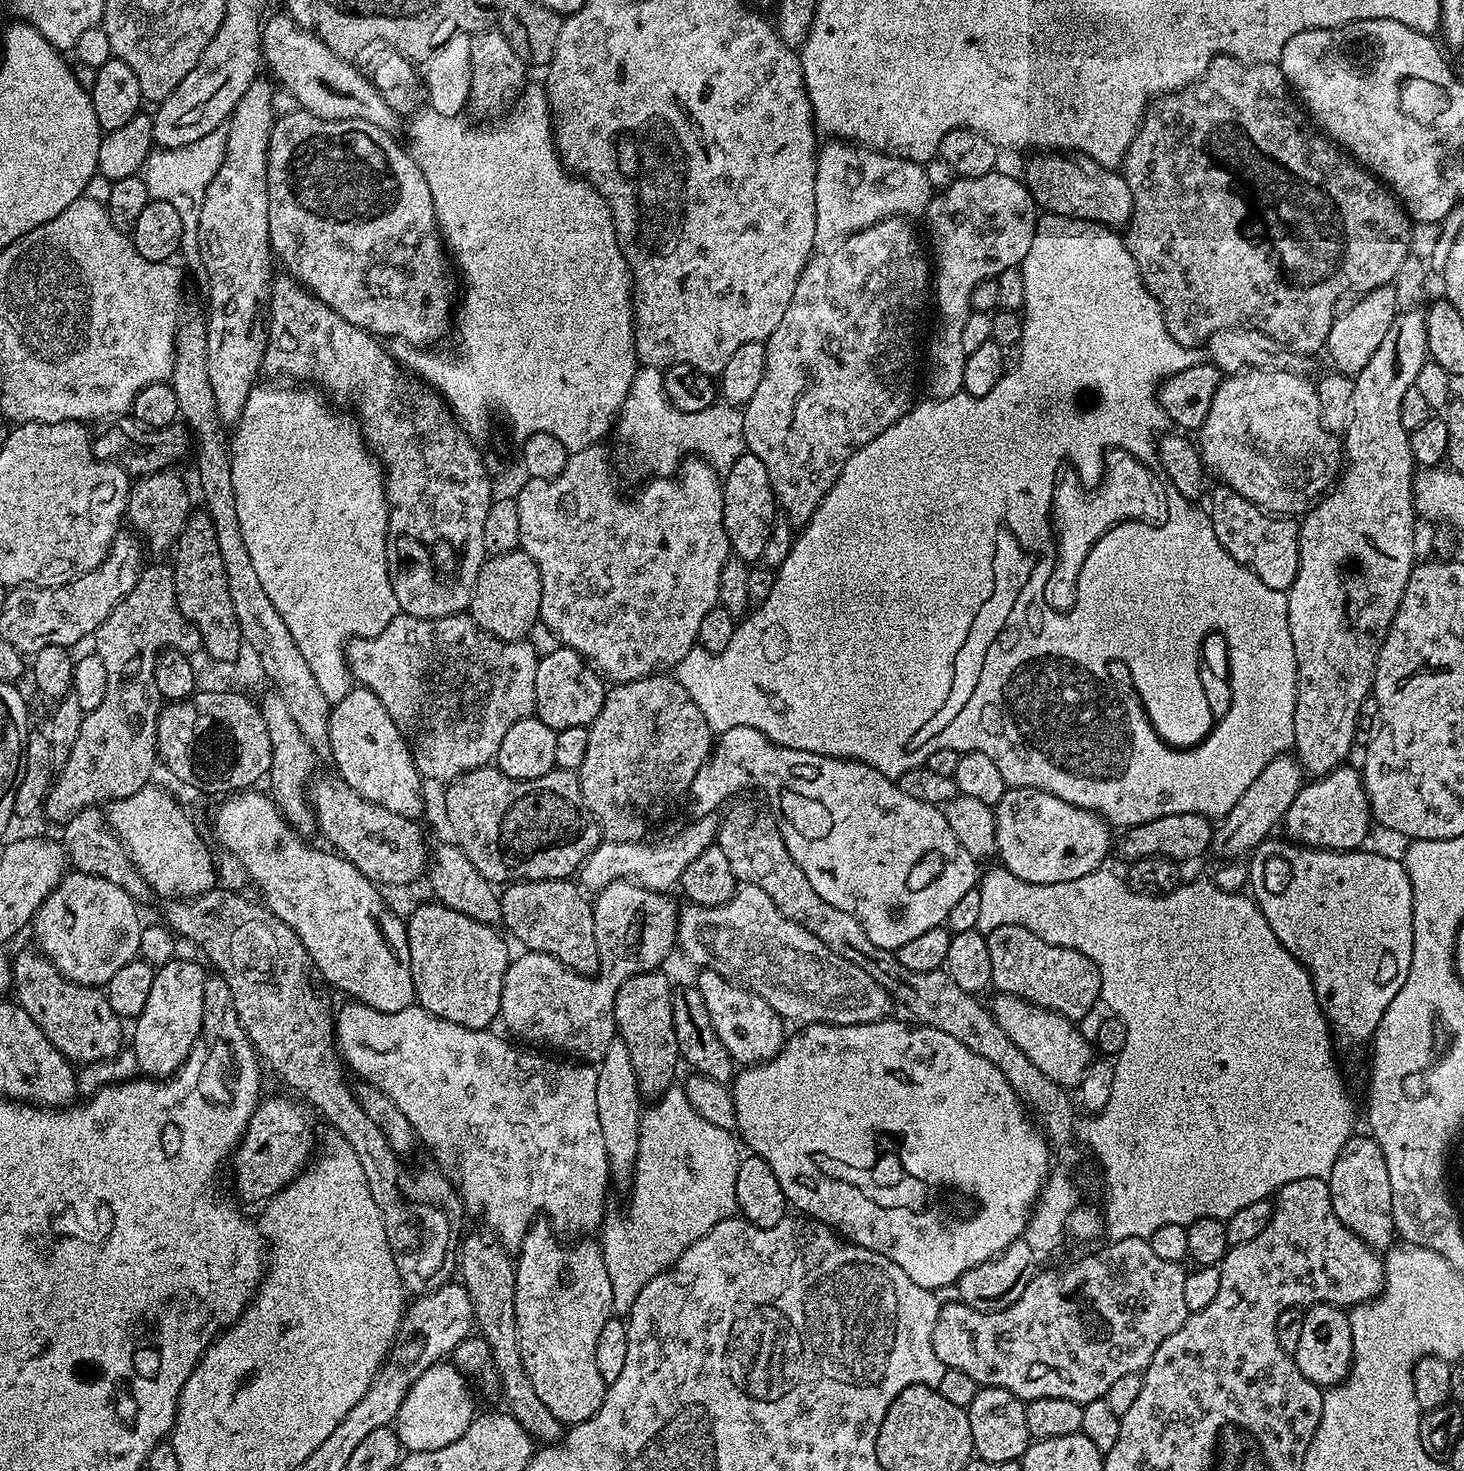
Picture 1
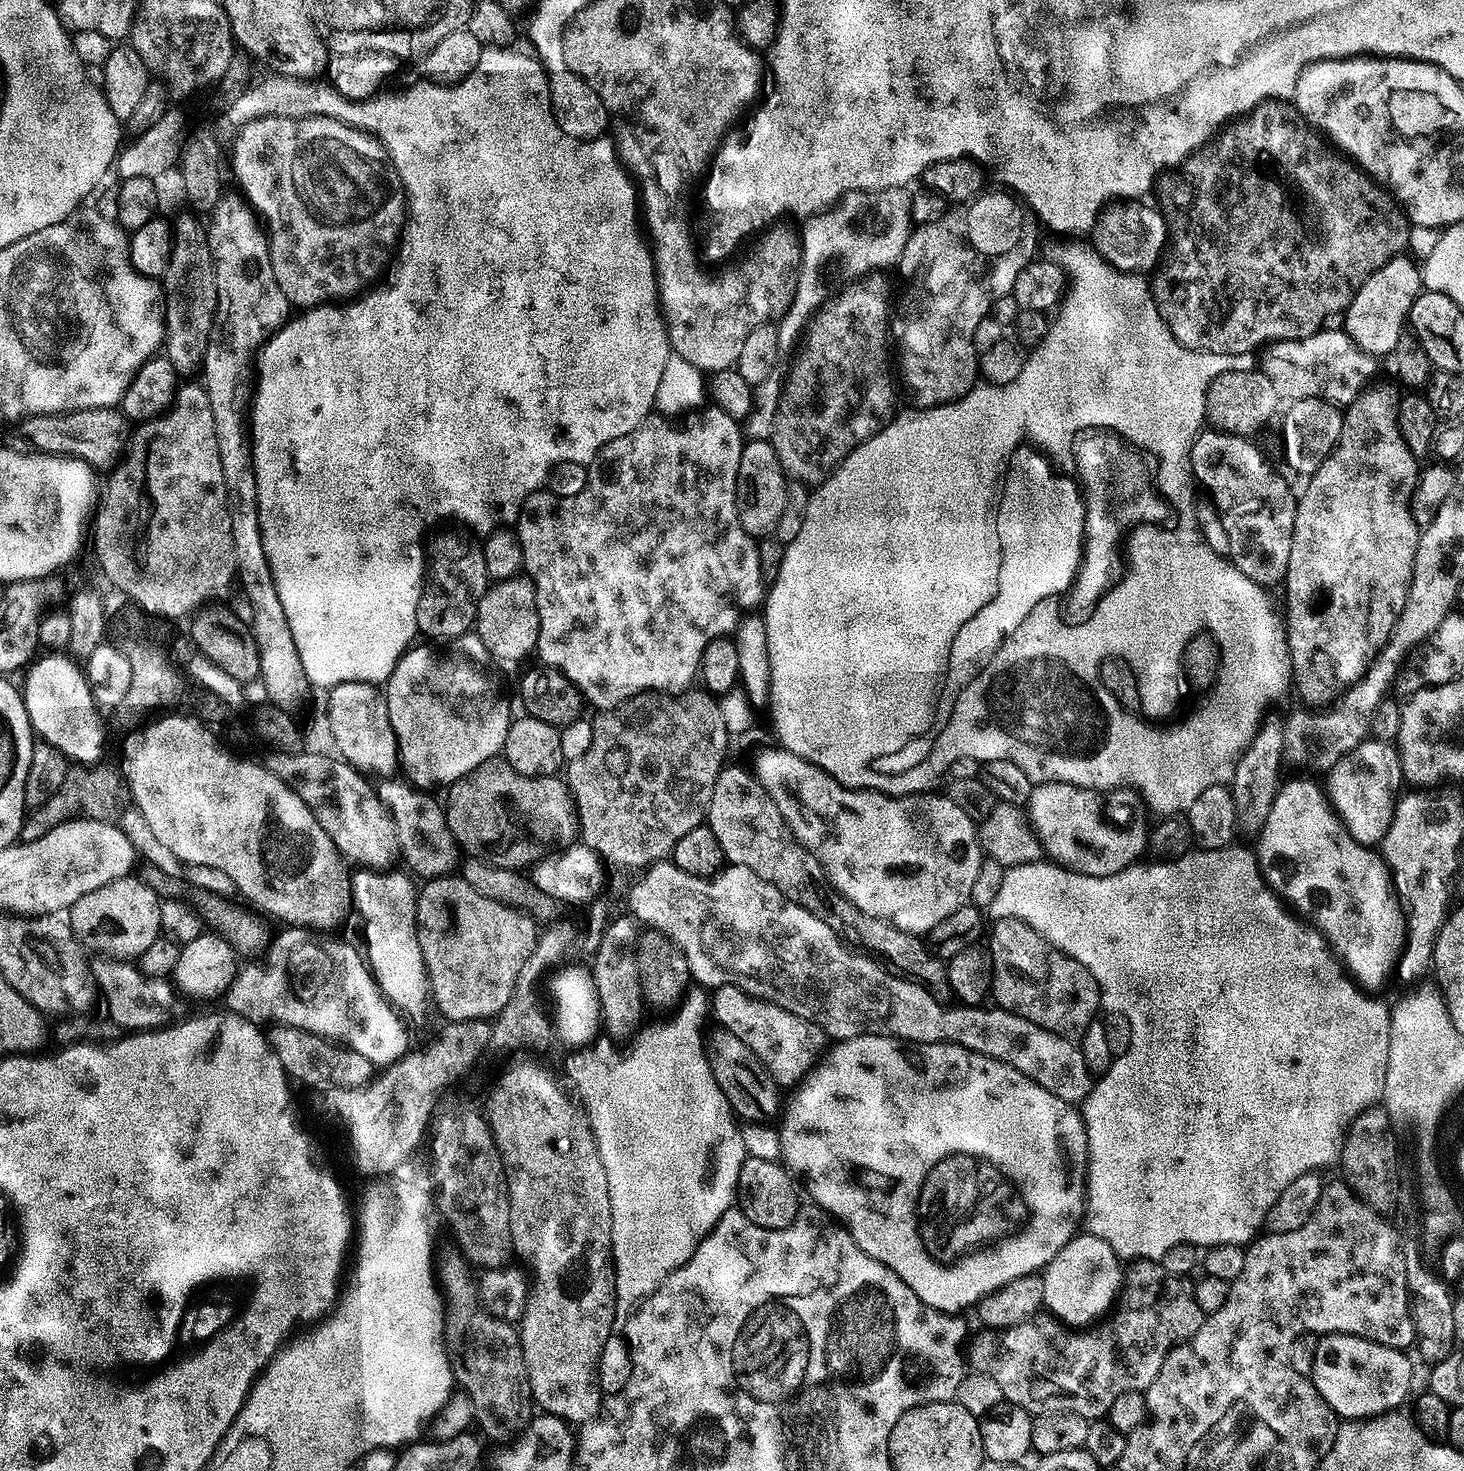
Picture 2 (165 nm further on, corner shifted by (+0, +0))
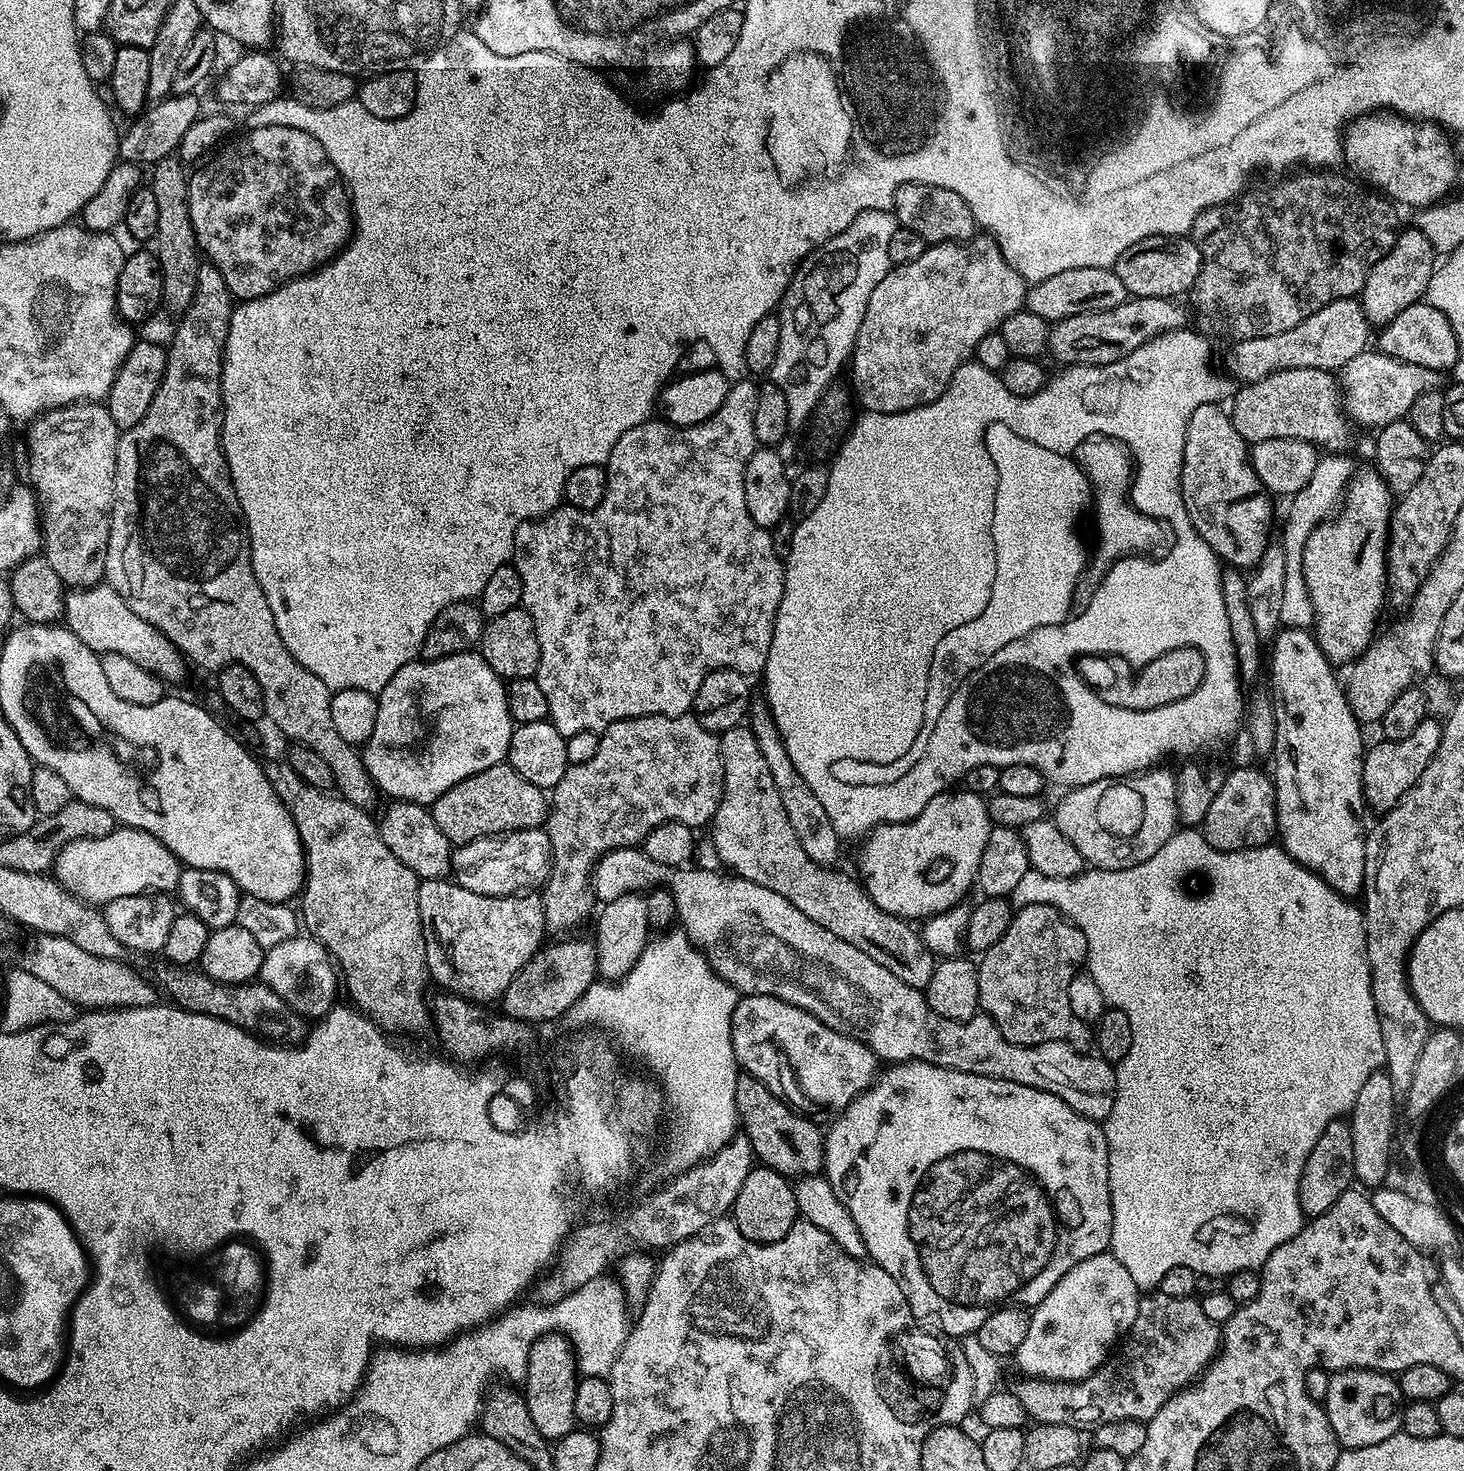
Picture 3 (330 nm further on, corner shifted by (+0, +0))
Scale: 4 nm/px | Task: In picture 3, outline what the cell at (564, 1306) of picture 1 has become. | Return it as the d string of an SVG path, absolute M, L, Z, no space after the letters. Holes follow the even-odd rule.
M549 1334L532 1341L528 1373L522 1382L522 1395L530 1410L530 1418L534 1418L534 1426L538 1426L538 1434L542 1434L549 1442L562 1439L577 1427L574 1414L577 1379L576 1354L566 1337Z

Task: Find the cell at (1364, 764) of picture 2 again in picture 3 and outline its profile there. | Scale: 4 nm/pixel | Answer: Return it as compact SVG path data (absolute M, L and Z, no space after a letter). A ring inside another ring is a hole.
M1429 718L1410 734L1410 738L1401 740L1381 739L1367 749L1364 753L1364 769L1362 770L1362 782L1364 783L1364 798L1369 809L1373 808L1376 814L1388 812L1397 804L1408 791L1415 786L1418 778L1422 778L1422 770L1430 766L1438 746L1442 742L1444 729L1441 721Z

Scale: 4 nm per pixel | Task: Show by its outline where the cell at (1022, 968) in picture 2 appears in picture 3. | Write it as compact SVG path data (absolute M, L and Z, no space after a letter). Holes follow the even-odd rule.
M1025 904L1012 914L1006 934L984 951L978 960L979 1011L988 1016L1002 1030L1002 1034L1015 1044L1041 1044L1062 1042L1080 1052L1088 1052L1094 1044L1094 1032L1070 1010L1070 982L1081 971L1087 954L1087 938L1053 904Z

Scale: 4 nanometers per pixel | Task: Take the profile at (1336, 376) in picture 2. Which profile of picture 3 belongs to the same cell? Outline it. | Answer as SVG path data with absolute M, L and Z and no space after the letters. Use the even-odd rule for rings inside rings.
M1365 350L1358 354L1358 358L1350 358L1350 362L1339 369L1338 383L1345 413L1355 423L1357 420L1371 430L1379 430L1390 422L1405 419L1418 397L1437 391L1441 387L1440 376L1437 369L1407 364L1379 350Z

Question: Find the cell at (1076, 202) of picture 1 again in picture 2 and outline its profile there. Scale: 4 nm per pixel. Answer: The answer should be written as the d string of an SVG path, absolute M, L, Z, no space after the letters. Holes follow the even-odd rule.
M1124 202L1111 207L1109 214L1107 211L1107 214L1100 218L1094 230L1095 251L1099 252L1105 264L1118 269L1119 272L1155 273L1165 259L1166 249L1170 244L1170 229L1165 213L1161 209L1159 212L1156 208L1146 208L1142 205L1138 202Z

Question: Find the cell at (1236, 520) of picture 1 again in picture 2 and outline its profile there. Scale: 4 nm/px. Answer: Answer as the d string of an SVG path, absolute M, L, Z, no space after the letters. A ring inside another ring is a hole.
M1202 430L1192 444L1192 475L1195 483L1208 491L1207 499L1220 513L1230 537L1230 560L1245 581L1280 586L1288 579L1298 496L1252 443L1247 436Z

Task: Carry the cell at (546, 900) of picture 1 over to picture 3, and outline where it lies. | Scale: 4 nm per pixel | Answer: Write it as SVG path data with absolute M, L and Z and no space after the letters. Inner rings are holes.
M398 800L389 803L389 808L381 816L378 816L378 825L383 842L390 848L391 853L398 858L403 865L408 866L420 880L442 880L449 875L452 866L452 849L453 845L438 830L434 822L431 811L423 804L412 804L408 800Z

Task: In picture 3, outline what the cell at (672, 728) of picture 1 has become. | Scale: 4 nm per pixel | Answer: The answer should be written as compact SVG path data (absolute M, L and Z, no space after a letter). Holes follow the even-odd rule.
M695 715L635 716L634 718L626 718L625 720L615 720L609 728L605 728L603 732L599 733L599 738L598 751L594 753L594 758L590 758L586 762L569 764L566 774L562 774L562 778L550 792L550 807L546 821L546 831L550 838L550 846L552 847L552 871L548 873L548 878L542 885L542 899L544 902L544 927L549 933L556 932L552 934L571 933L573 930L579 929L576 927L588 915L590 915L589 917L593 915L592 869L595 868L596 863L605 854L619 848L635 848L648 837L650 830L654 830L663 824L669 824L670 822L678 822L679 824L685 824L685 826L693 830L700 830L703 824L705 827L711 821L712 817L715 816L720 805L720 799L722 798L724 767L722 766L722 754L720 753L720 736L703 728Z

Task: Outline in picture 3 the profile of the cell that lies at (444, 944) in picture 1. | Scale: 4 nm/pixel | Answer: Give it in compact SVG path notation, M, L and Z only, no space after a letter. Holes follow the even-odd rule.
M451 879L442 880L420 880L420 889L418 890L418 911L421 915L422 934L425 940L425 962L427 964L427 975L437 980L441 984L444 992L452 992L455 996L461 996L464 1000L473 1002L484 1002L480 1000L499 1001L504 995L506 986L510 986L510 982L514 982L514 974L518 974L518 970L522 970L522 966L526 966L526 962L530 962L530 958L545 943L546 929L544 927L544 902L539 895L536 894L517 894L515 896L483 896L482 894L474 894L474 890L466 890L460 884L453 882Z

